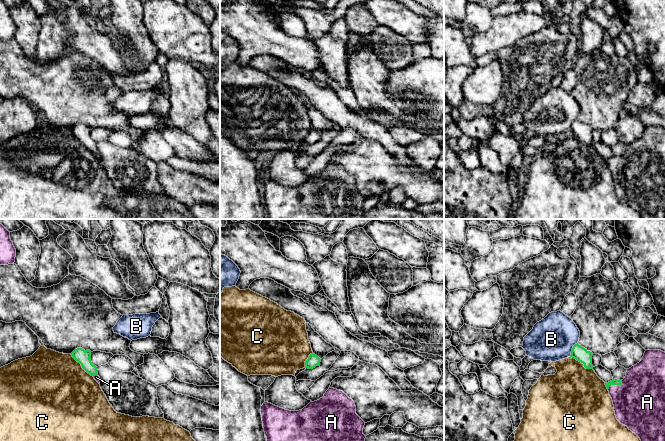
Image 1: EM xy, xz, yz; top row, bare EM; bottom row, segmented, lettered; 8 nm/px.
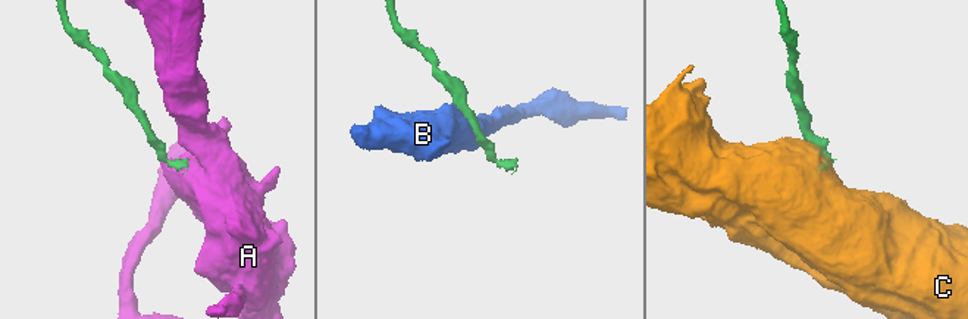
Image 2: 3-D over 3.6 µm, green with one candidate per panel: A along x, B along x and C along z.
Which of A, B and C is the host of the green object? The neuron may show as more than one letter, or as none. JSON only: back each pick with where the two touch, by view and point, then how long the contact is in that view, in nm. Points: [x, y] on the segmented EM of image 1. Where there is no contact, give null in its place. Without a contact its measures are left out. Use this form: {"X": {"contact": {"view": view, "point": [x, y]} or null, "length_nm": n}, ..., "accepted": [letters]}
{"A": {"contact": {"view": "yz", "point": [615, 384]}, "length_nm": 140}, "accepted": ["A"]}

